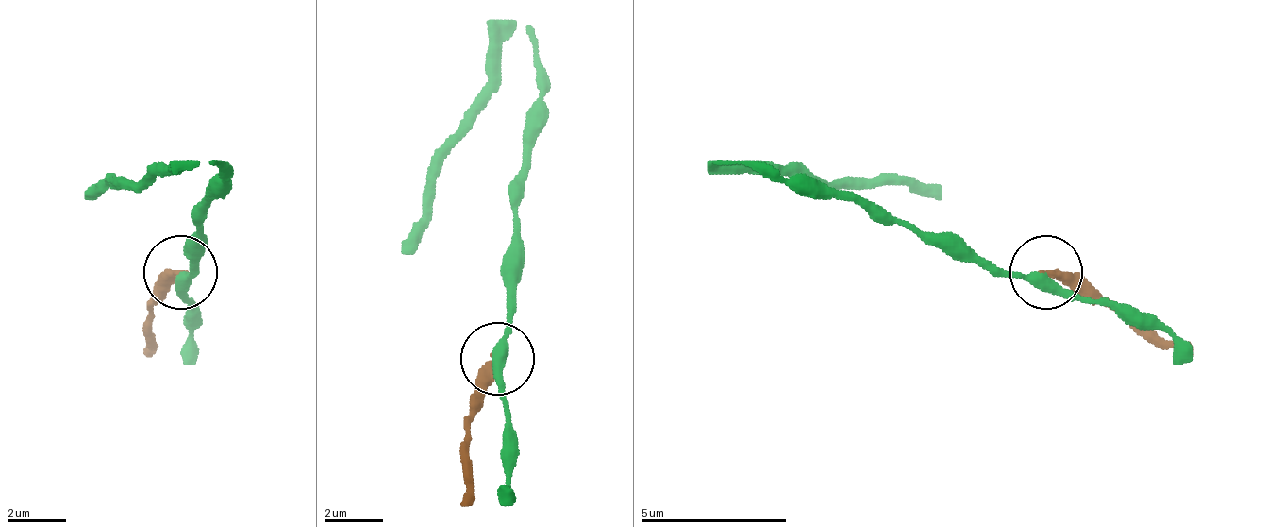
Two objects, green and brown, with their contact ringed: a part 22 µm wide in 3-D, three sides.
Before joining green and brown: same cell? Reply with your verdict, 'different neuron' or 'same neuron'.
different neuron

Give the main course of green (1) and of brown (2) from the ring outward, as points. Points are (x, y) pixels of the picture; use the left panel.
1: (178, 278), (192, 263), (200, 212), (215, 197), (222, 168), (208, 161), (112, 182), (83, 197)
2: (178, 270), (149, 299), (149, 358)

